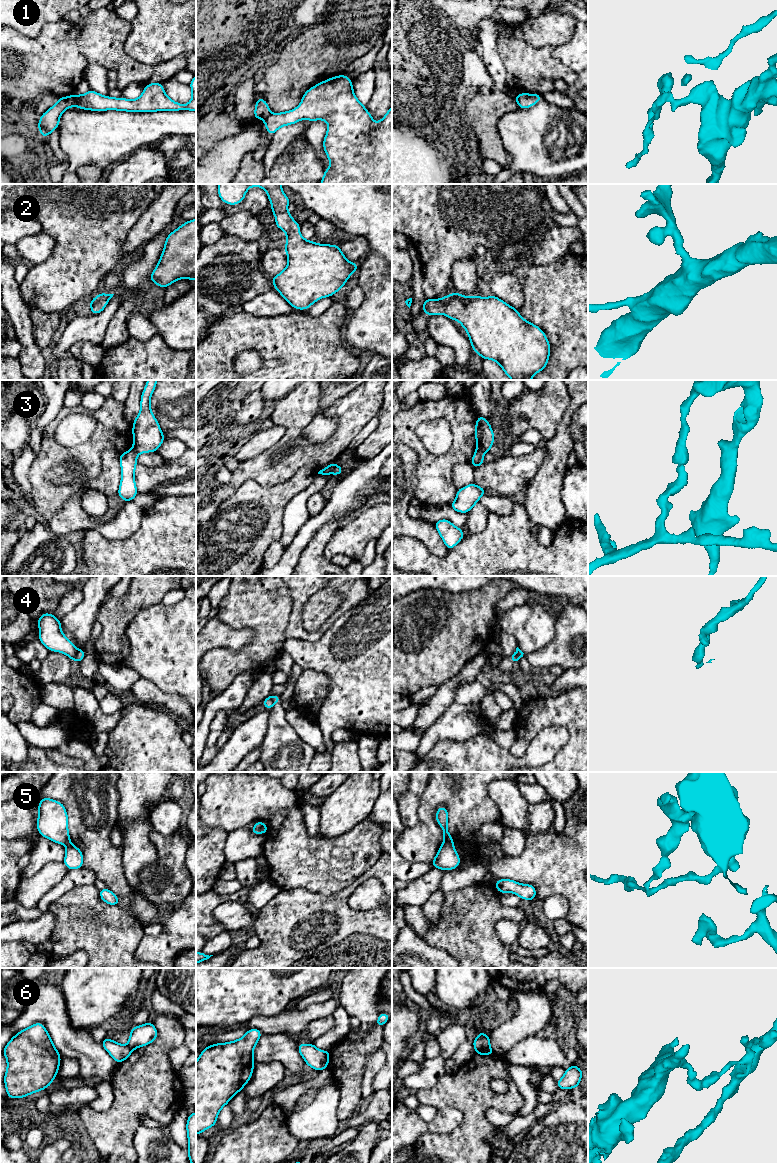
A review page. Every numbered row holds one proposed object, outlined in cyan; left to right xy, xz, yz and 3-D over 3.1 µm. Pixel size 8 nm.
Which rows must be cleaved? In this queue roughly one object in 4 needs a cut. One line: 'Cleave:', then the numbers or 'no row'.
Cleave: 1, 3, 4, 5, 6

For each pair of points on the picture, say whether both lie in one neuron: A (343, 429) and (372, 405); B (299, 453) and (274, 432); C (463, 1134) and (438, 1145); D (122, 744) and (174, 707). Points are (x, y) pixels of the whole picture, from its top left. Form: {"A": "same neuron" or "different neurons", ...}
{"A": "same neuron", "B": "different neurons", "C": "same neuron", "D": "different neurons"}

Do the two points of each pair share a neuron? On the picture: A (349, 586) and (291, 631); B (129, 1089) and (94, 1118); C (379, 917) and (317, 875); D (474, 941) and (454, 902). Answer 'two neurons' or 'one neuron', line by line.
A: one neuron
B: one neuron
C: two neurons
D: one neuron

